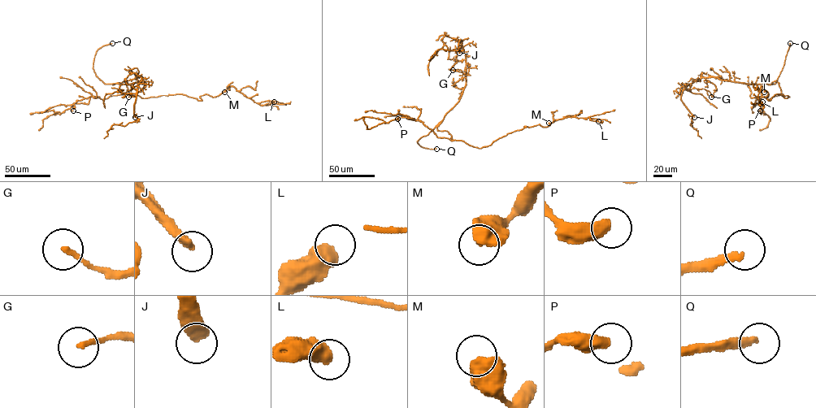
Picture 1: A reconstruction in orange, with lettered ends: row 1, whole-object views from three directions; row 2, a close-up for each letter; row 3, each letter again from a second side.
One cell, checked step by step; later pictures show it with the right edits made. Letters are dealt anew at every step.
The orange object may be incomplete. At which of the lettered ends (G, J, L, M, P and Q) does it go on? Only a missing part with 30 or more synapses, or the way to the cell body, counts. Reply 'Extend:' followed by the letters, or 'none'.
Extend: J, Q

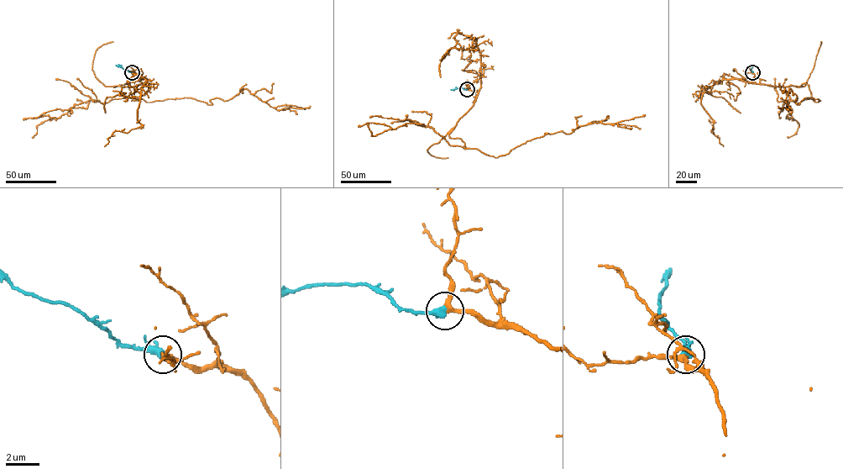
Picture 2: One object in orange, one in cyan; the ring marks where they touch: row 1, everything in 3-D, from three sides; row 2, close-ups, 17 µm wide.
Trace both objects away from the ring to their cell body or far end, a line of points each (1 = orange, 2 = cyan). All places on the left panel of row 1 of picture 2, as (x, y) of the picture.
1: (132, 72), (142, 84), (114, 87), (147, 102), (211, 104), (246, 88), (278, 109), (310, 106)
2: (132, 72), (115, 65)

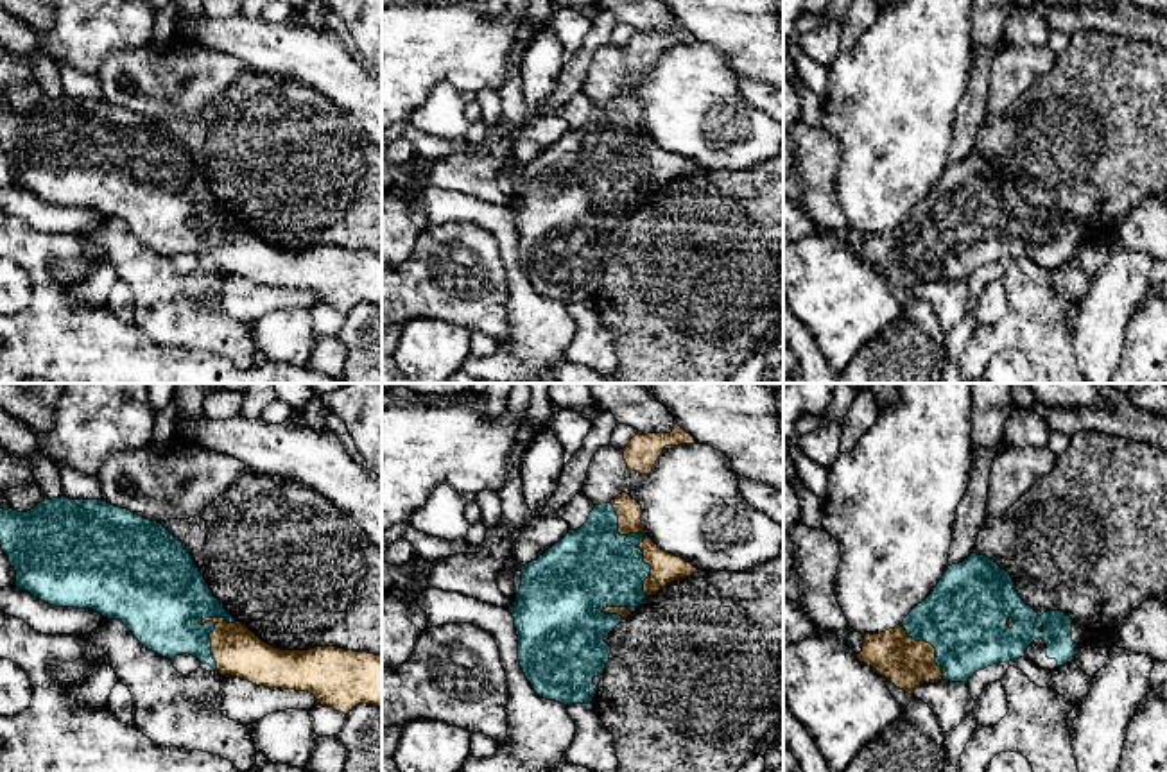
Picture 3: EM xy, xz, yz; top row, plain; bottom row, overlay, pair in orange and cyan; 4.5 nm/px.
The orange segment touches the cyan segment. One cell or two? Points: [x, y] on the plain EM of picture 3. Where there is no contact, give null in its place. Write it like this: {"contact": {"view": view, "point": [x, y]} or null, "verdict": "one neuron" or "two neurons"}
{"contact": {"view": "xz", "point": [646, 137]}, "verdict": "one neuron"}

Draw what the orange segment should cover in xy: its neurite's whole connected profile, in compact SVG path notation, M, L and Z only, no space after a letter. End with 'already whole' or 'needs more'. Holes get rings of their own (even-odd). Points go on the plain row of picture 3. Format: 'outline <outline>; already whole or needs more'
outline M66 95L27 111L0 107L0 145L16 170L16 186L56 206L93 208L120 219L161 256L190 253L220 274L256 285L308 290L317 303L348 313L359 303L382 306L382 254L337 245L281 249L237 220L213 195L192 154L161 122L104 99Z; needs more

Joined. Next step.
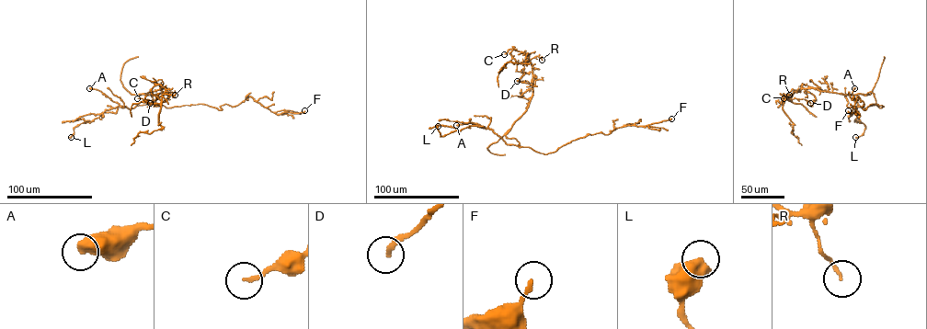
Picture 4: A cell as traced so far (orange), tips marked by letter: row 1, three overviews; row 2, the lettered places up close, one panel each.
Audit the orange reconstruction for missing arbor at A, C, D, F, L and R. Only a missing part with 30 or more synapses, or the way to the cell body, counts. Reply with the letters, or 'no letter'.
no letter

